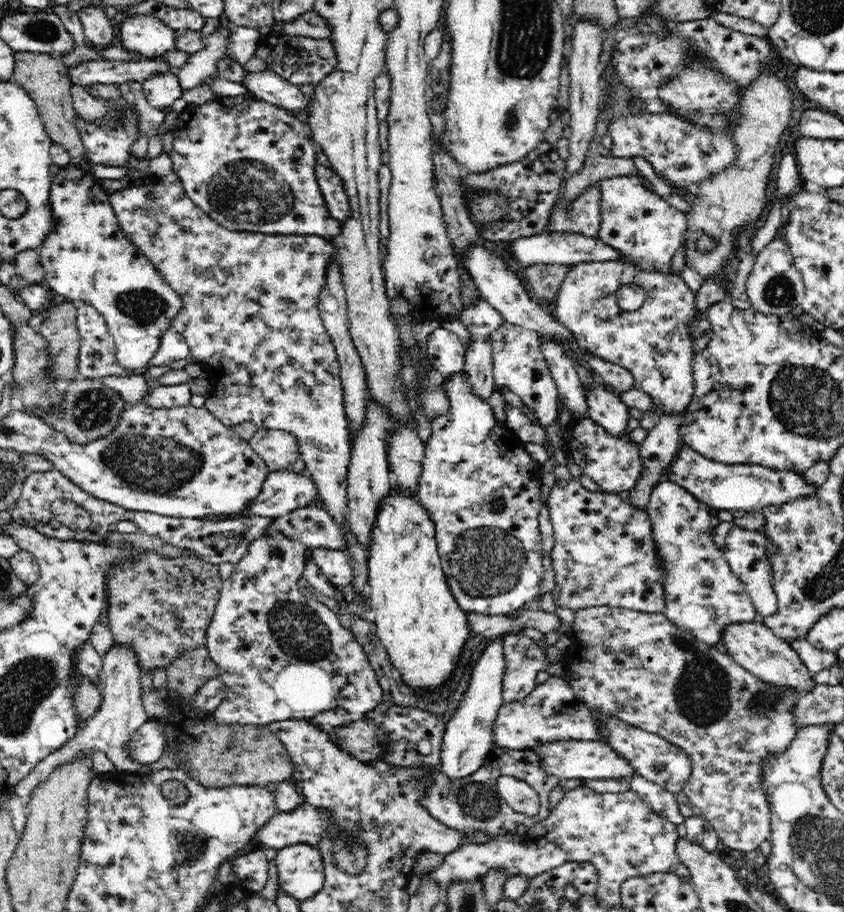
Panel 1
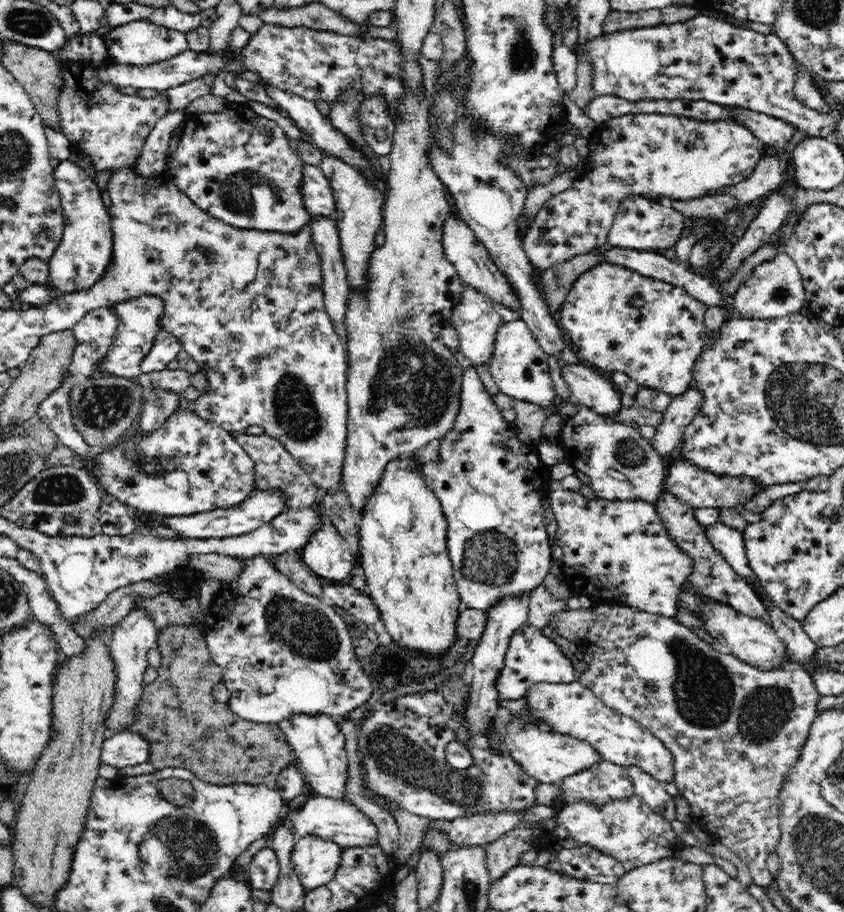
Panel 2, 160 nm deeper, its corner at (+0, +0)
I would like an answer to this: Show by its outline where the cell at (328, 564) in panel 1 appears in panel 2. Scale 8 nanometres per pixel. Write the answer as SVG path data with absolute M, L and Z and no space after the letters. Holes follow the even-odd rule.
M326 516L324 526L297 551L299 557L325 582L340 584L357 571L357 562Z

